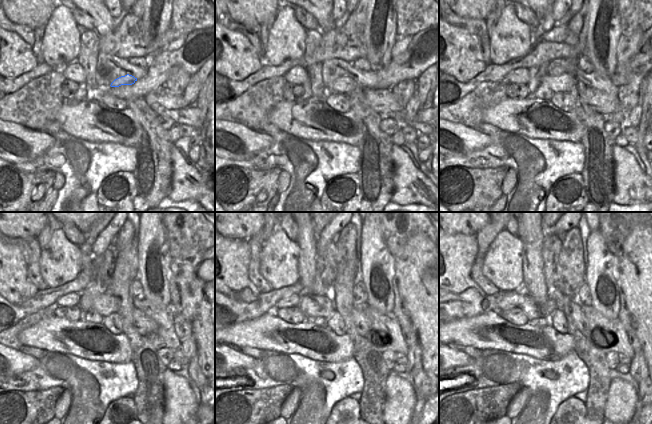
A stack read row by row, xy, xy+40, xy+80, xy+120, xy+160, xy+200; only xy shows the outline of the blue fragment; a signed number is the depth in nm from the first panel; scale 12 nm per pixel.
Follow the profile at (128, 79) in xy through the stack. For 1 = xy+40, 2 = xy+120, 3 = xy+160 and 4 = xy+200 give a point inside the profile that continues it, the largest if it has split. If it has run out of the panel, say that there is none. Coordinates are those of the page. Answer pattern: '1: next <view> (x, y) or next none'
1: next xy+40 (344, 84)
2: next xy+120 (106, 304)
3: next xy+160 (311, 305)
4: next xy+200 (528, 305)

